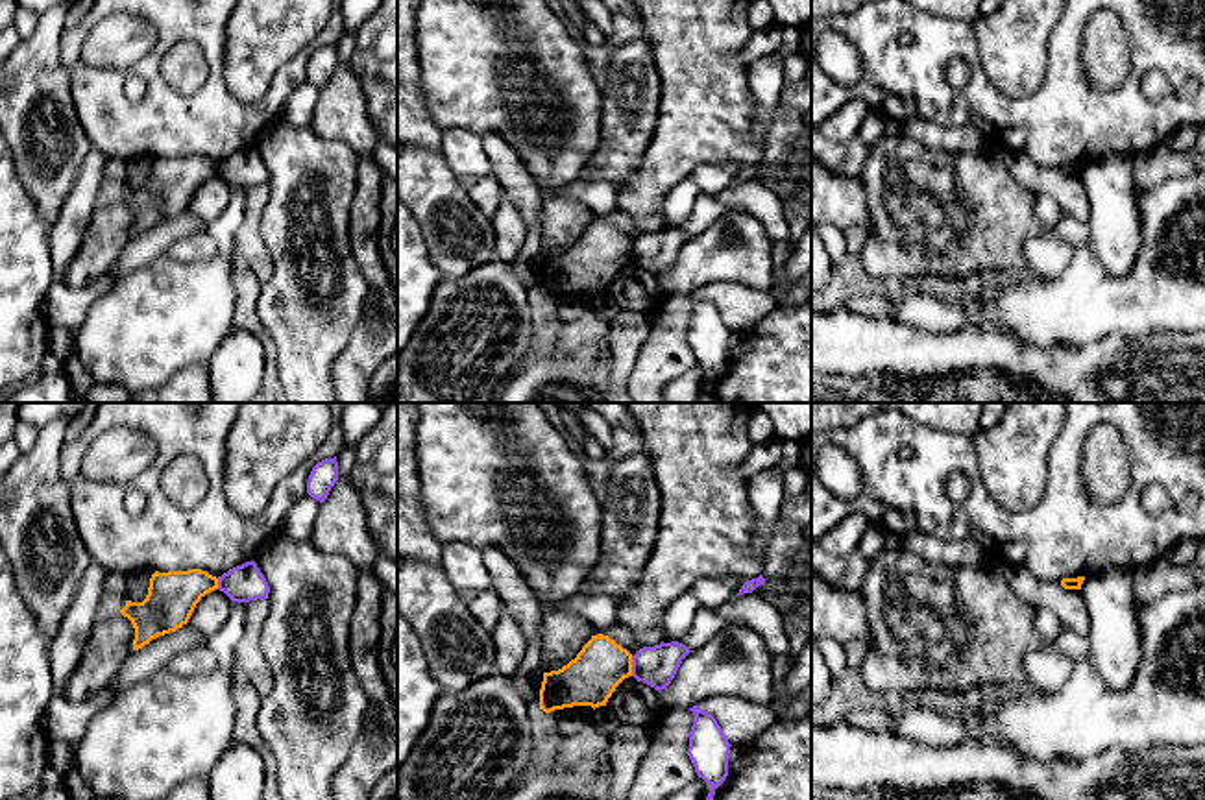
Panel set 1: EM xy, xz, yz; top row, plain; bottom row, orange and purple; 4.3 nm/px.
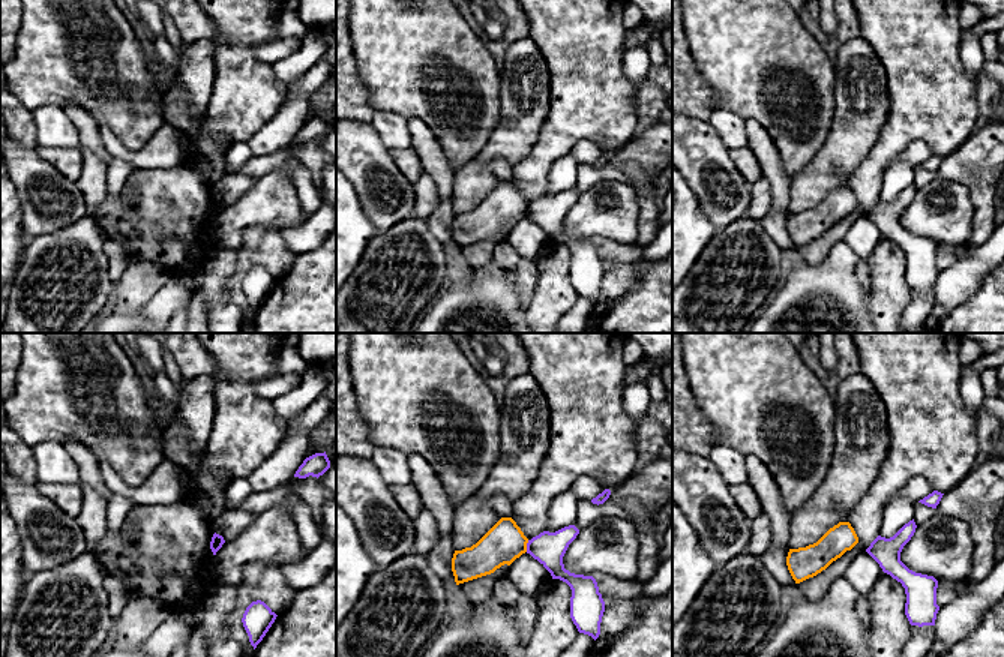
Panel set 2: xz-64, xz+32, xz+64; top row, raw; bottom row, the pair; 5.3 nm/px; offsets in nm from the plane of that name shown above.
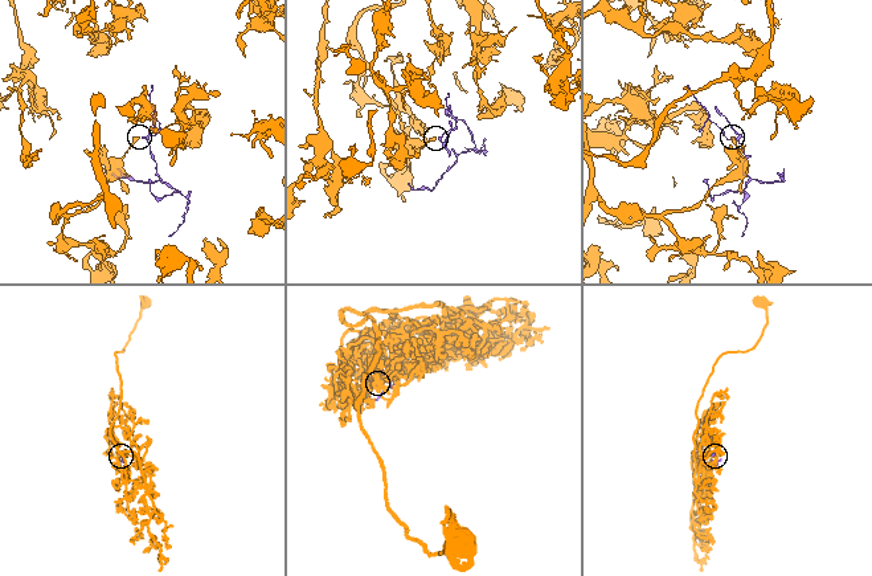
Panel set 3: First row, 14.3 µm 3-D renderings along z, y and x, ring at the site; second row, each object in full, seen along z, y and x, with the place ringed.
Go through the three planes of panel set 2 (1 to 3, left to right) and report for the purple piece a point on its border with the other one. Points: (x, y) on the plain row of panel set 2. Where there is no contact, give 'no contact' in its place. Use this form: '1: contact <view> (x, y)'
1: no contact
2: contact xz+32 (526, 210)
3: no contact

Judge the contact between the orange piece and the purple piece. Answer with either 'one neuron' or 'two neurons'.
two neurons

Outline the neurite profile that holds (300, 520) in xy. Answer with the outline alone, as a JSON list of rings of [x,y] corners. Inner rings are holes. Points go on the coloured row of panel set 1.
[[[305,493],[286,512],[281,532],[294,539],[309,539],[322,503]]]

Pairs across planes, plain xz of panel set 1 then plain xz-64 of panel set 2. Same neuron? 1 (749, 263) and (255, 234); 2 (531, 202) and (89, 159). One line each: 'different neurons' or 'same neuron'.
1: different neurons
2: different neurons

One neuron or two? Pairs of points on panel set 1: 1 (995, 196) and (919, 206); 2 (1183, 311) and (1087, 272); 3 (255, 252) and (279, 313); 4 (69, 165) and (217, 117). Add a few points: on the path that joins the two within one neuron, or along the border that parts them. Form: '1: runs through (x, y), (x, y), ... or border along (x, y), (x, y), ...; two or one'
1: runs through (976, 207), (937, 209); one
2: runs through (1159, 305), (1119, 303), (1111, 296); one
3: border along (261, 239), (272, 263), (272, 276), (265, 283); two
4: border along (78, 117), (87, 139), (106, 157); two

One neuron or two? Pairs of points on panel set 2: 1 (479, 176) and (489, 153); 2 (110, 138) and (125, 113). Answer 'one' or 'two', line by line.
1: one
2: two

